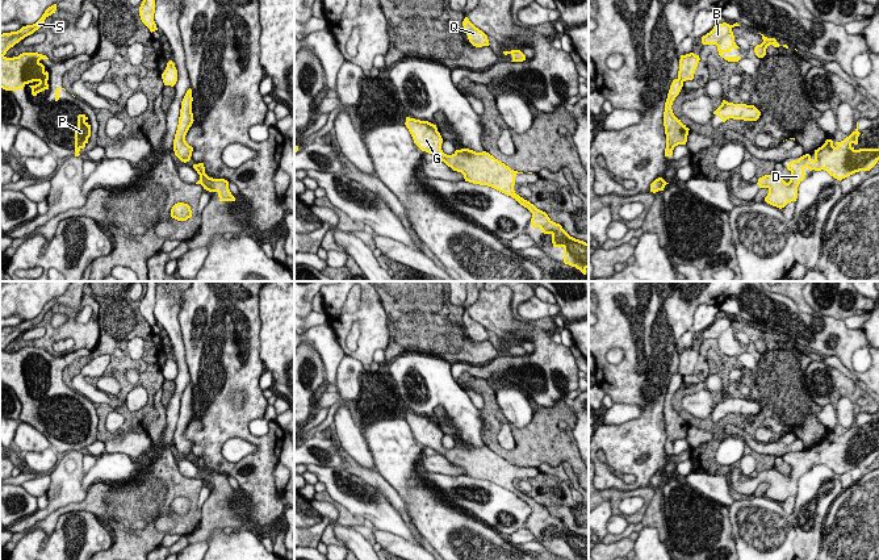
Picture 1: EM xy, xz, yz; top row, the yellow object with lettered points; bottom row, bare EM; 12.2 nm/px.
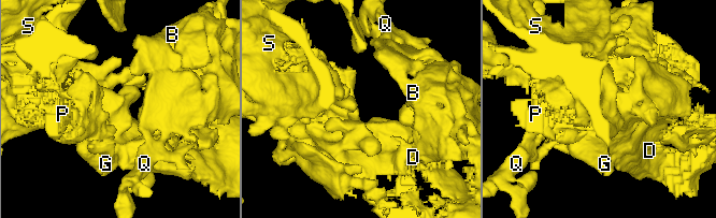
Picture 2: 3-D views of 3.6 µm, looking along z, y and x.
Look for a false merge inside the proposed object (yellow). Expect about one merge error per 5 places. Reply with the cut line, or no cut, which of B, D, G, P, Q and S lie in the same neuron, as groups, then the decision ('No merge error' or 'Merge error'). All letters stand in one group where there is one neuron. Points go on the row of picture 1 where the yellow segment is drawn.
No split. Groups: B D G P Q S. No merge error

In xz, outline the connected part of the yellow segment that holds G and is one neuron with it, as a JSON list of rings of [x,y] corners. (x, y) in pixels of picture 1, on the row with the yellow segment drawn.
[[[406,117],[405,122],[414,143],[428,154],[435,155],[453,171],[461,172],[465,181],[491,187],[515,198],[532,213],[532,227],[540,227],[541,233],[552,235],[553,247],[564,248],[564,263],[579,269],[586,275],[589,268],[589,243],[570,237],[560,223],[553,222],[548,214],[533,204],[515,193],[515,176],[518,172],[495,159],[486,151],[476,152],[469,149],[456,150],[447,155],[441,150],[443,138],[436,125]]]

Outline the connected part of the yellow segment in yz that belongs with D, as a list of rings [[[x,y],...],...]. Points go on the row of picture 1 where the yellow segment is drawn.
[[[858,122],[857,129],[846,137],[841,142],[836,142],[836,147],[833,146],[834,142],[832,139],[826,139],[825,143],[815,150],[815,159],[811,159],[809,154],[800,156],[798,160],[792,160],[788,163],[787,170],[791,172],[791,179],[786,183],[783,179],[778,177],[775,174],[765,175],[758,179],[759,188],[767,188],[769,193],[765,197],[765,201],[773,206],[779,209],[784,208],[788,202],[796,201],[798,198],[798,187],[805,179],[804,168],[807,167],[809,171],[826,171],[830,176],[837,180],[842,180],[849,177],[850,175],[859,172],[859,171],[870,171],[879,160],[879,149],[859,149],[855,150],[851,145],[858,145],[858,137],[861,133],[858,131]]]

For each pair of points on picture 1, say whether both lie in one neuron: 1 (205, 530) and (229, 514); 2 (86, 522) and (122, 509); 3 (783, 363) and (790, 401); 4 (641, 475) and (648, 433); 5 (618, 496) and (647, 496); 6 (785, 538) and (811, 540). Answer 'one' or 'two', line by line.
1: one
2: two
3: one
4: one
5: one
6: two

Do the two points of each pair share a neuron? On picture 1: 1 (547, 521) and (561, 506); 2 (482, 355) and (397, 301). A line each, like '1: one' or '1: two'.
1: two
2: one

